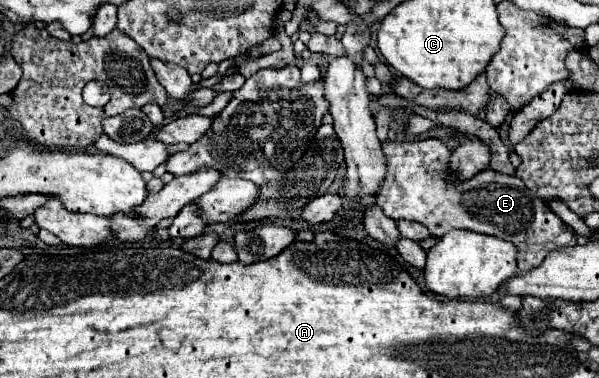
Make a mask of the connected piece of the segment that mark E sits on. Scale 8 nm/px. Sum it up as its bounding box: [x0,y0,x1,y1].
[378,140,576,272]

